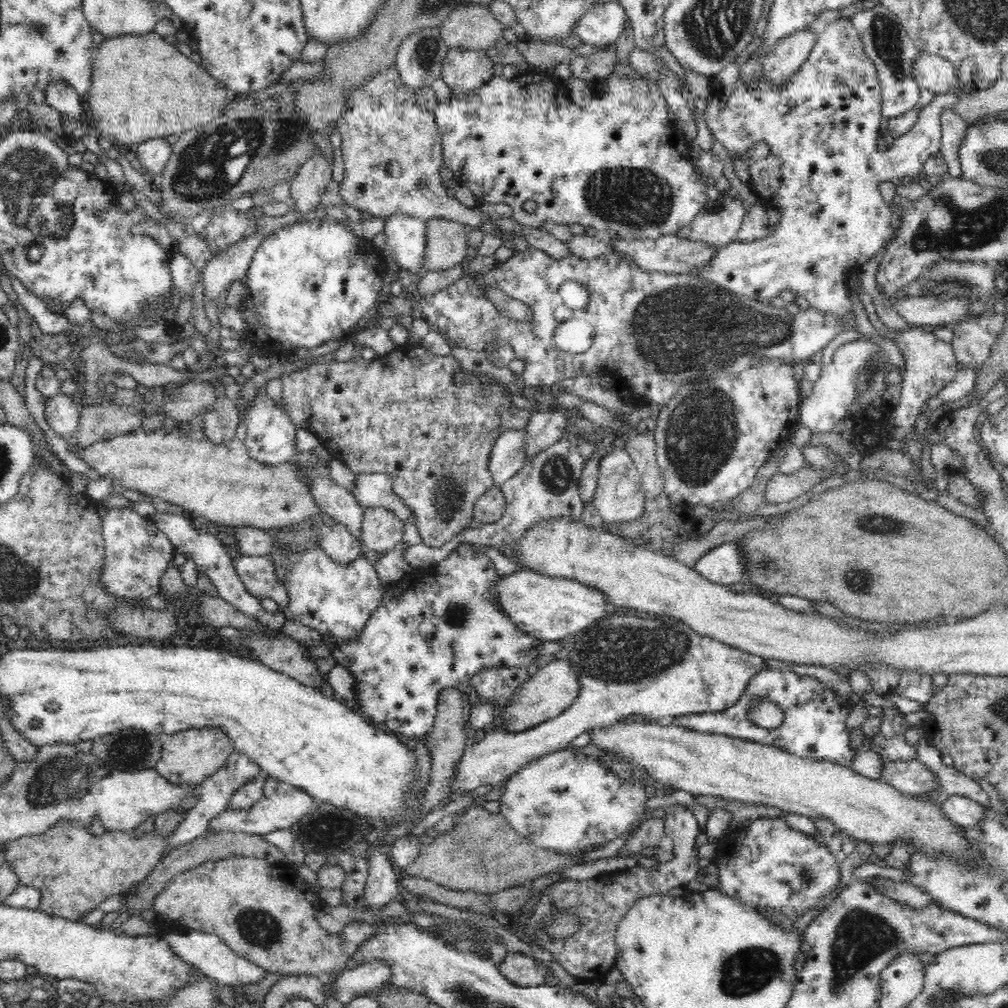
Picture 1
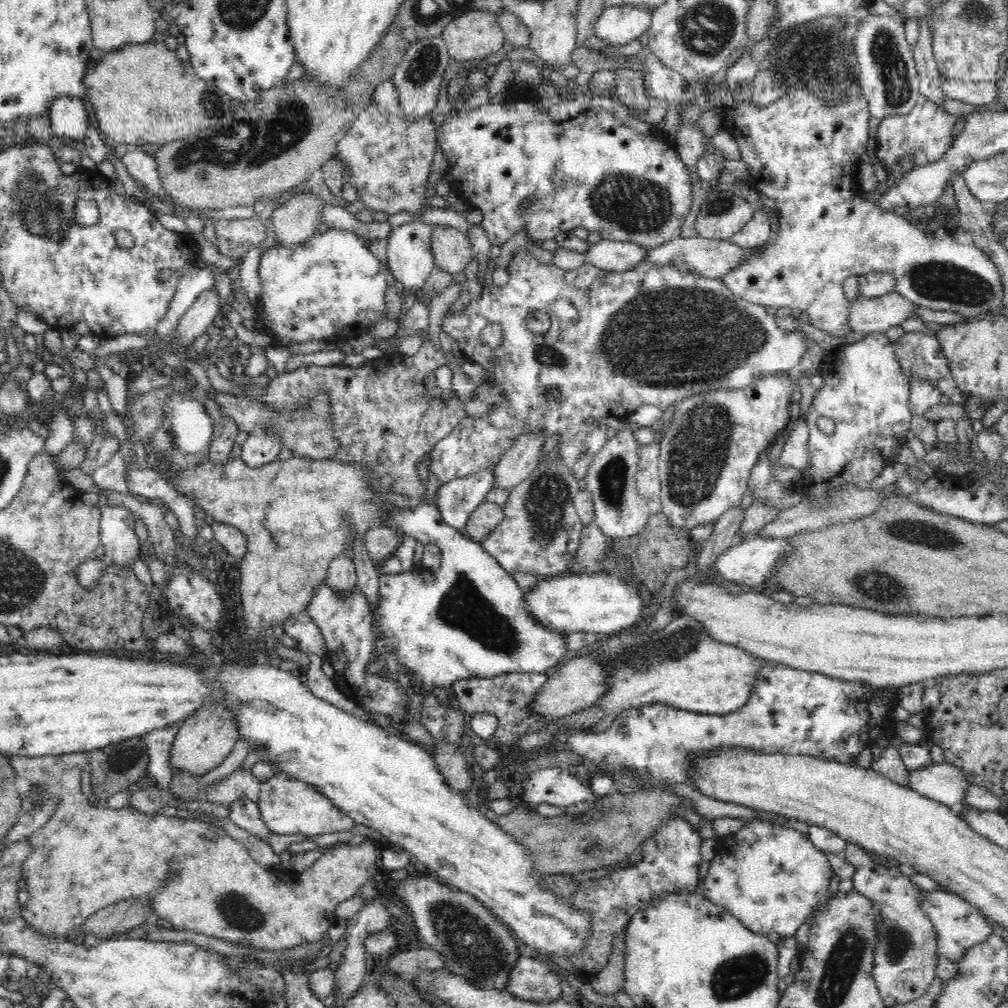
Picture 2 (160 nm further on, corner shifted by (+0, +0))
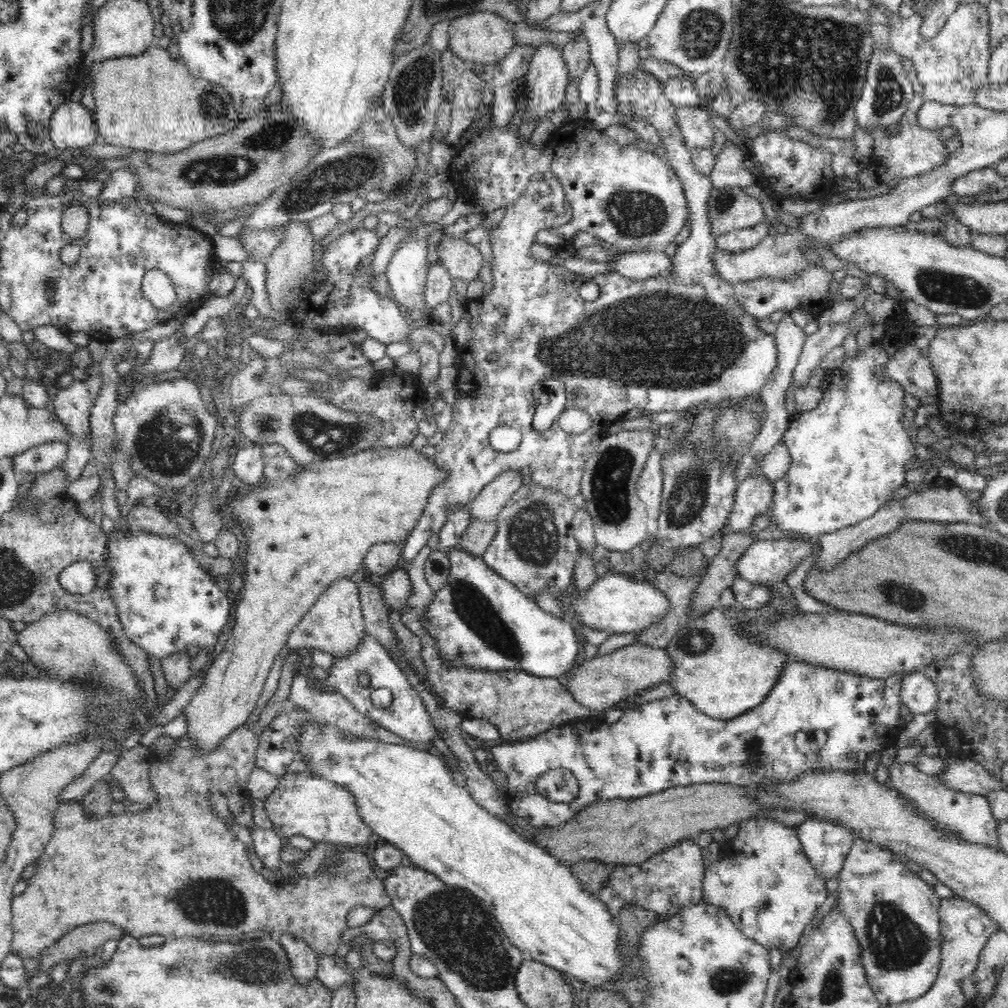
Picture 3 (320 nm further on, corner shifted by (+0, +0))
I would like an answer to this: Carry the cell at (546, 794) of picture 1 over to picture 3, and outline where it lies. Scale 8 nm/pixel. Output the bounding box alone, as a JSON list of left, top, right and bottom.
[536,768,578,802]

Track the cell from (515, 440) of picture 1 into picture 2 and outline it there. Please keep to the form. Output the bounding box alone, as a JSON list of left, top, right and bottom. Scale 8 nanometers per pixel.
[435,470,494,533]

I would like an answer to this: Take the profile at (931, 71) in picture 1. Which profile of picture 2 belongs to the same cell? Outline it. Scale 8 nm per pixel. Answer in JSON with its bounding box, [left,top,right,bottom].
[941,78,1000,106]

